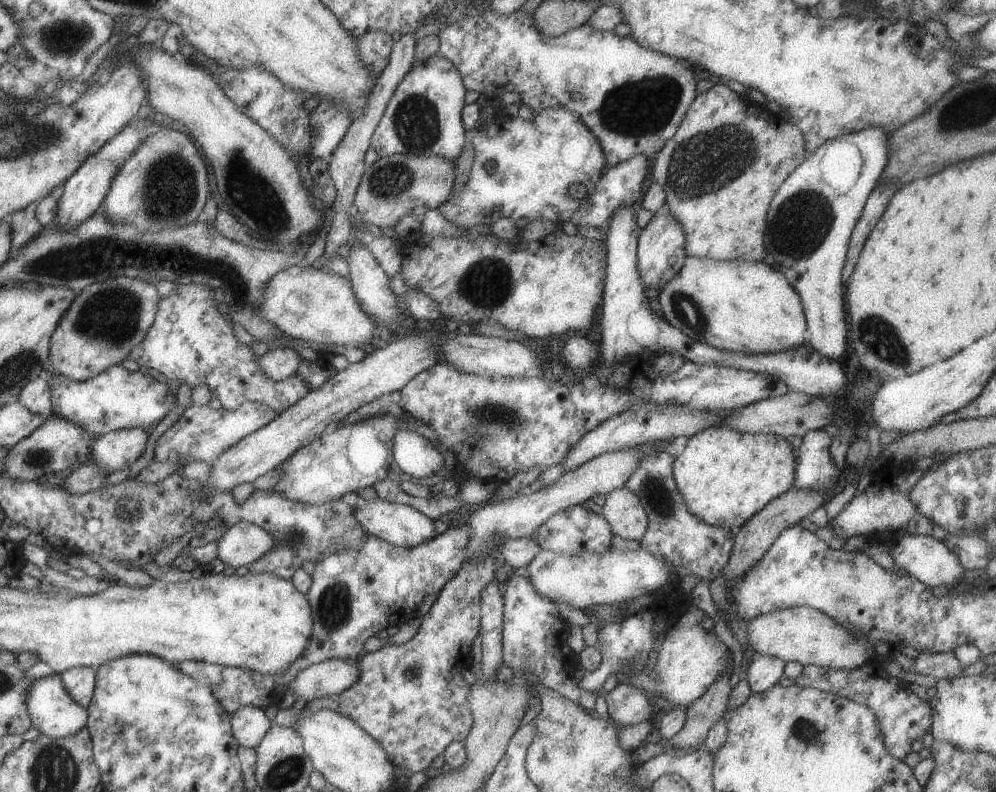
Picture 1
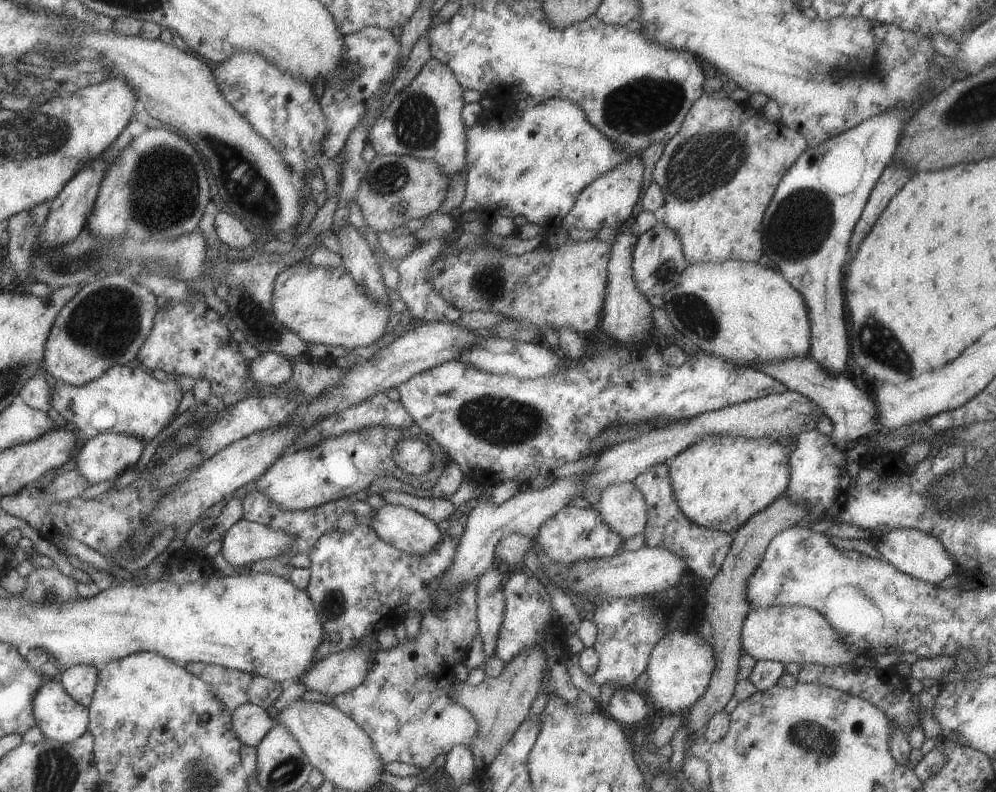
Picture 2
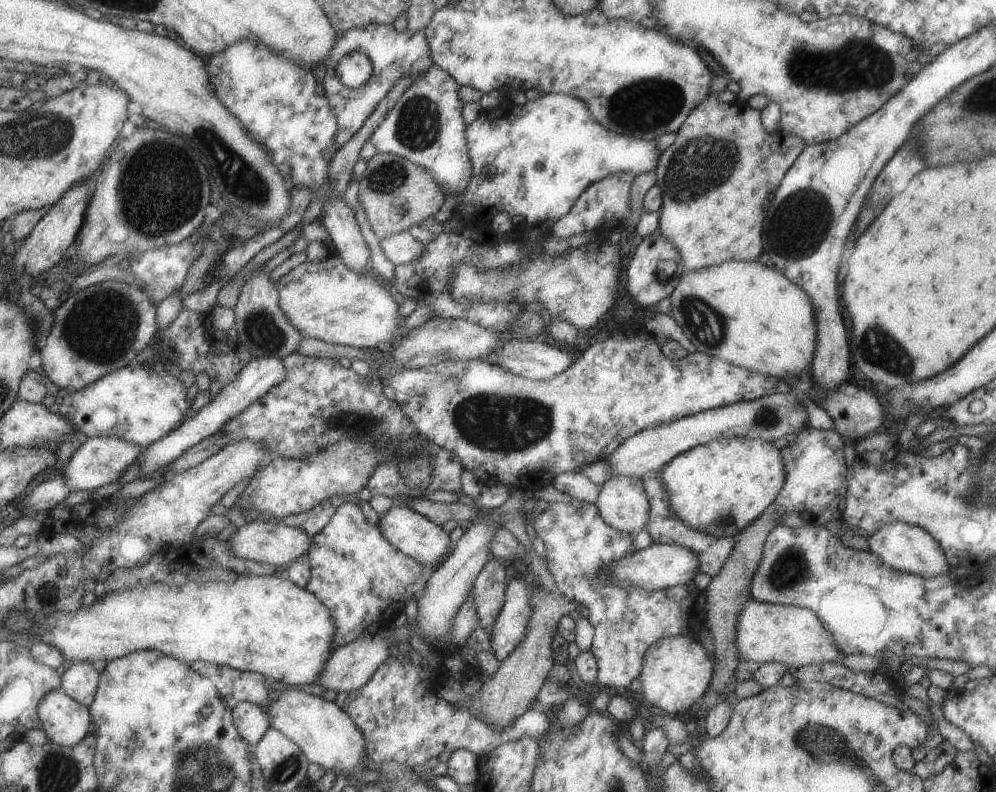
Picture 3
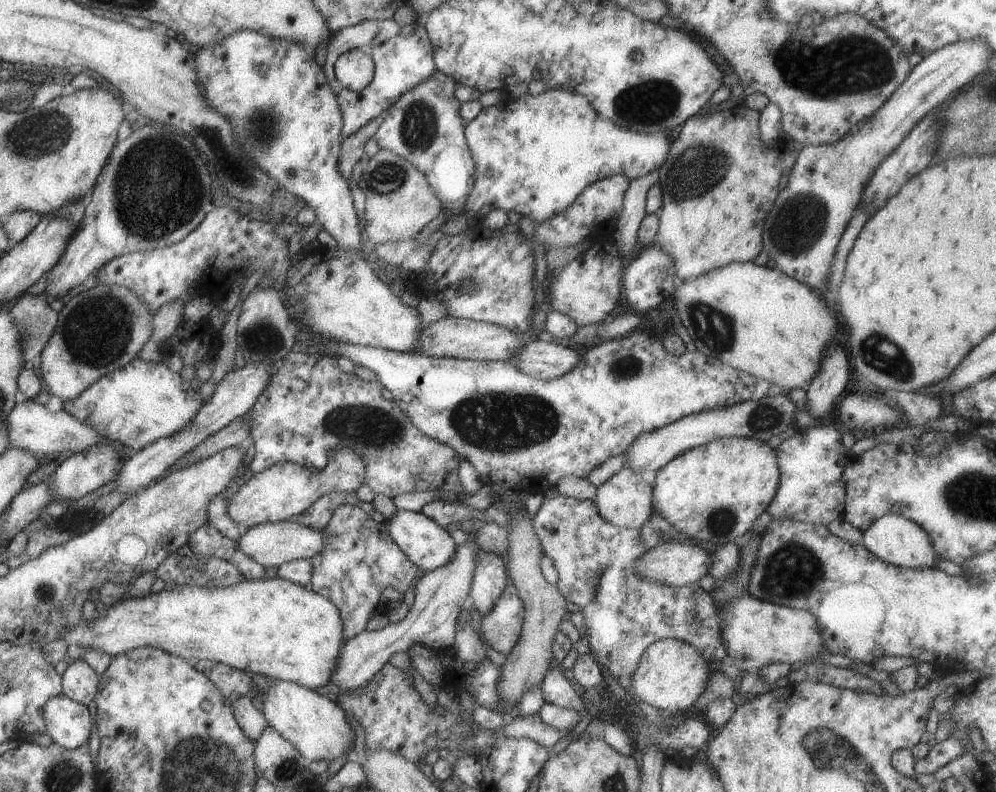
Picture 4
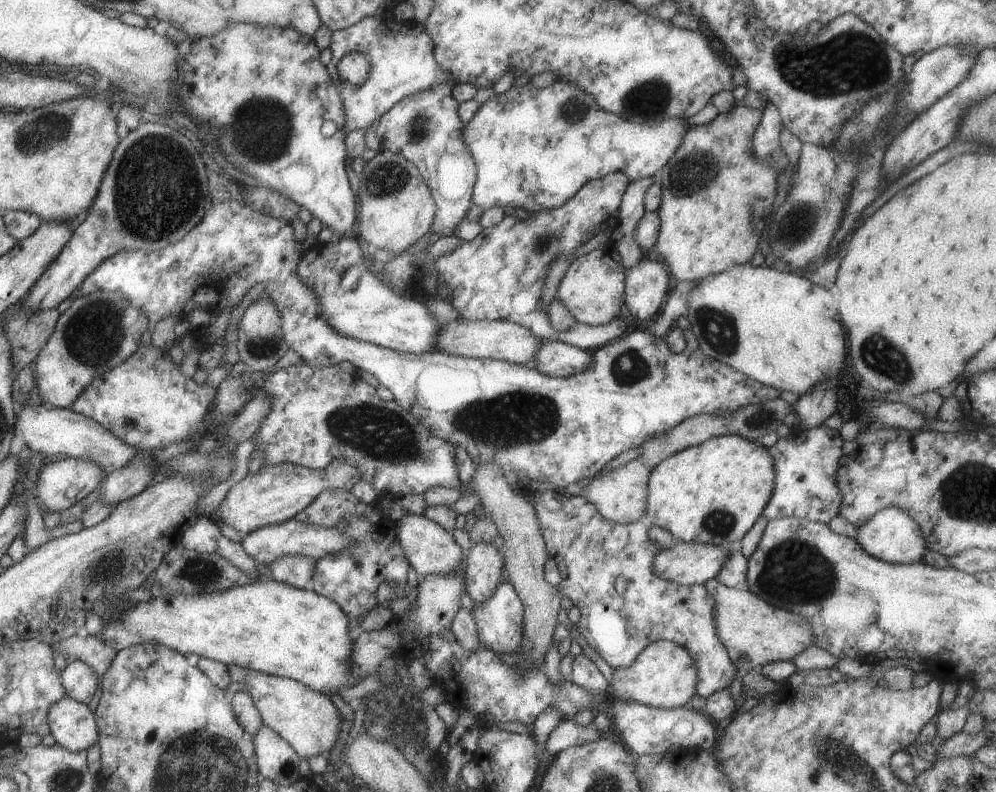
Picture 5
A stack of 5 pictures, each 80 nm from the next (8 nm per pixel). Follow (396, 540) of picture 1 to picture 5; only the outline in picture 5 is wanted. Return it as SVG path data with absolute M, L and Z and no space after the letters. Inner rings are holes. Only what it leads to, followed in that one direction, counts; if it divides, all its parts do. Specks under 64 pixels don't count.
M405 513L394 523L394 535L401 545L403 554L410 566L415 570L417 576L430 574L447 574L460 571L460 562L465 551L460 548L451 533L447 532L441 525L429 520L425 515Z

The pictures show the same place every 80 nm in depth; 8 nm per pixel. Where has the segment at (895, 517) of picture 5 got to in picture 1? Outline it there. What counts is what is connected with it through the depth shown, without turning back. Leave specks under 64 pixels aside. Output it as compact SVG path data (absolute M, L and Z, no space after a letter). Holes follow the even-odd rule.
M902 535L895 536L895 544L890 546L891 556L896 568L903 568L909 575L929 588L933 586L945 586L953 588L963 578L965 570L958 561L957 556L949 550L941 541L930 536Z

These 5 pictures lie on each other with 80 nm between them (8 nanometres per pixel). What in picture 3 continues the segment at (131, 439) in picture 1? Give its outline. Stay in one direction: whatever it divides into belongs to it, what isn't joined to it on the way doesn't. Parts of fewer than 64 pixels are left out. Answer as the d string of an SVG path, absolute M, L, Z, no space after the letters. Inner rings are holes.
M96 436L83 440L68 463L62 467L61 476L73 491L93 490L104 484L119 480L123 473L141 454L140 446L114 436Z

